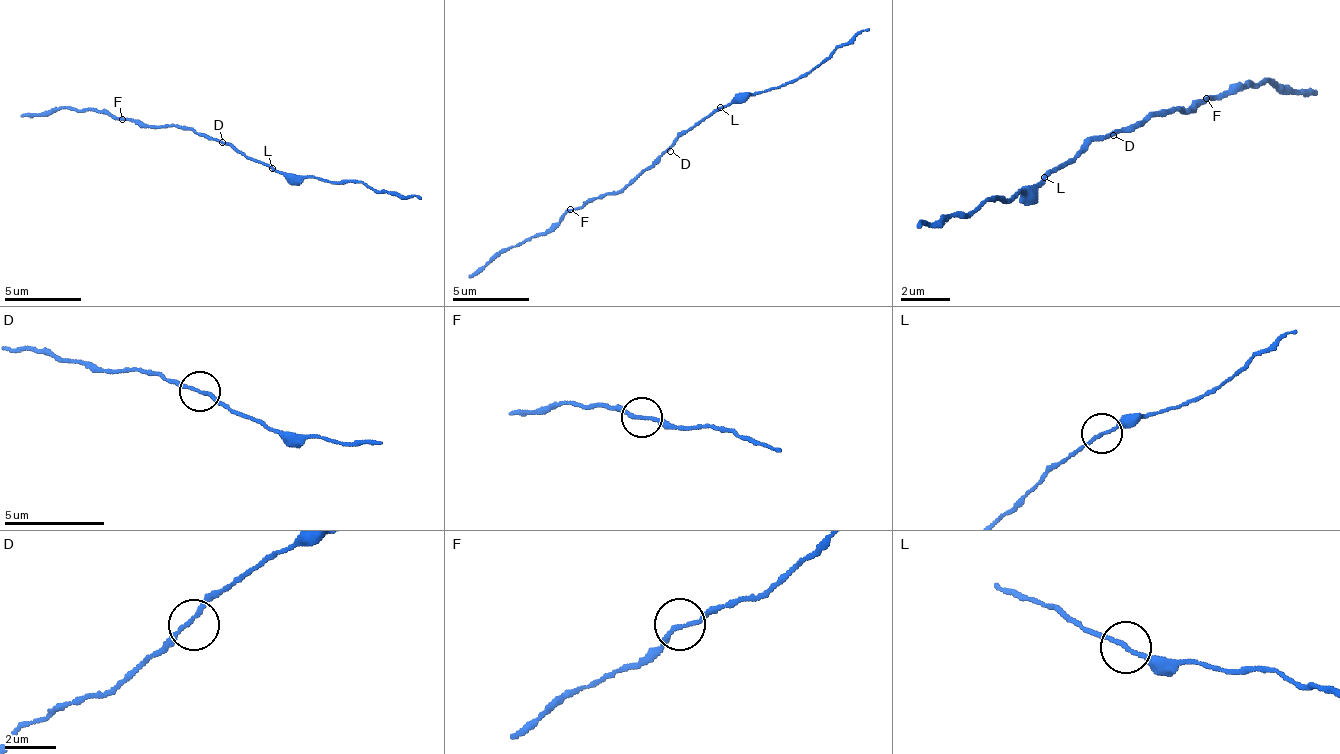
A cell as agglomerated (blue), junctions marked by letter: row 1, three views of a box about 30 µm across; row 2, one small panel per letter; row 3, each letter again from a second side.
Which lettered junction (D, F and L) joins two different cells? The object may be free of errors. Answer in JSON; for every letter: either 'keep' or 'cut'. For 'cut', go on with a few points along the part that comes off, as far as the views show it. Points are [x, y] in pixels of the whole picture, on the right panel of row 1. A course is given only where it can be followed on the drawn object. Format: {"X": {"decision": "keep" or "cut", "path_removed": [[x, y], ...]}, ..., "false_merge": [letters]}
{"D": {"decision": "keep"}, "F": {"decision": "keep"}, "L": {"decision": "keep"}, "false_merge": []}

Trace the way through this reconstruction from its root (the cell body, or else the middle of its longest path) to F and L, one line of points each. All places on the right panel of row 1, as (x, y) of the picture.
F: (1107, 135), (1113, 135), (1120, 129), (1132, 129), (1144, 117), (1157, 117), (1163, 111), (1194, 111), (1206, 98)
L: (1107, 135), (1101, 135), (1089, 148), (1082, 148), (1045, 179)

